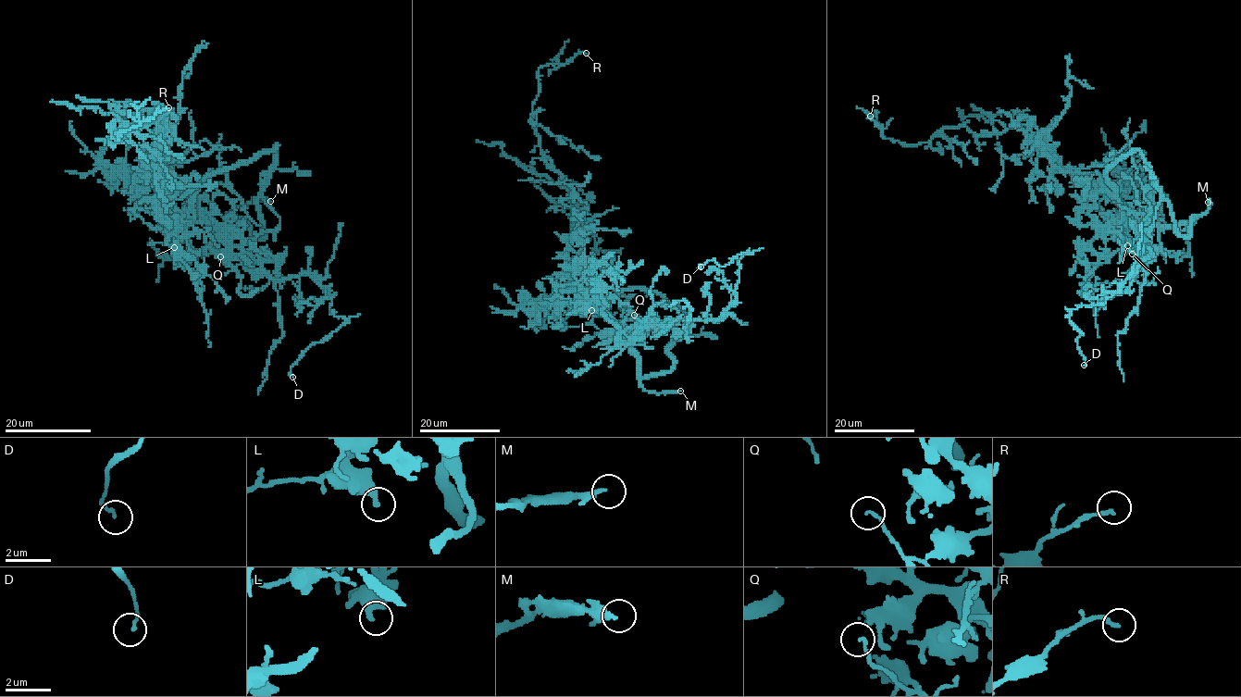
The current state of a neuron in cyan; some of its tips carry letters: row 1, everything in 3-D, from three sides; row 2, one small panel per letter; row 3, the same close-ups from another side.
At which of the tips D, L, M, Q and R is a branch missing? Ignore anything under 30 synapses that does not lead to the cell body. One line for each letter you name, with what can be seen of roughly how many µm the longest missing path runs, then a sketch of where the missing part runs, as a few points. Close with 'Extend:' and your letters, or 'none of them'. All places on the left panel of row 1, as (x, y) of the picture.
M: missing 60 µm
Extend: M

